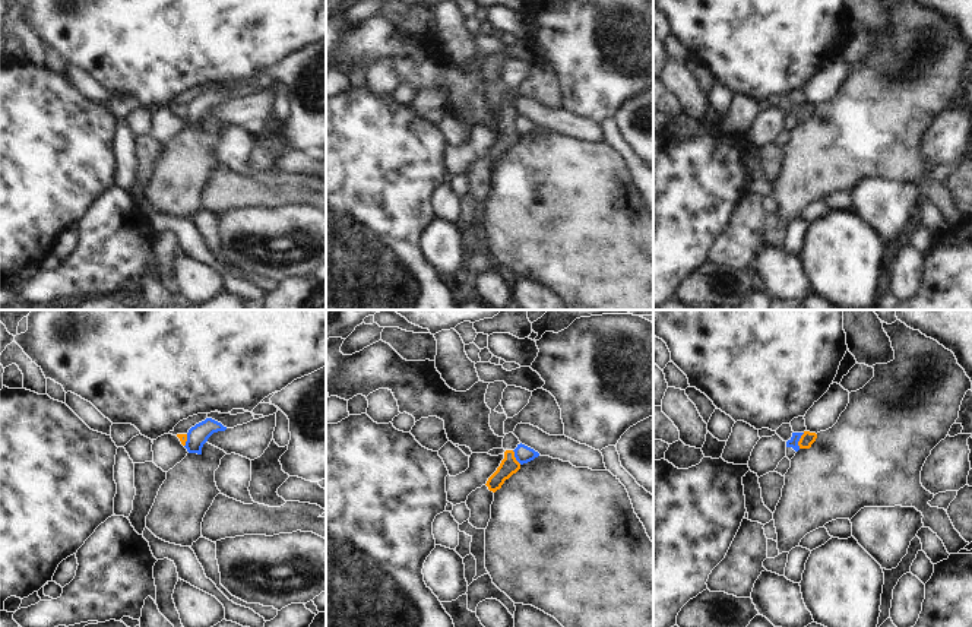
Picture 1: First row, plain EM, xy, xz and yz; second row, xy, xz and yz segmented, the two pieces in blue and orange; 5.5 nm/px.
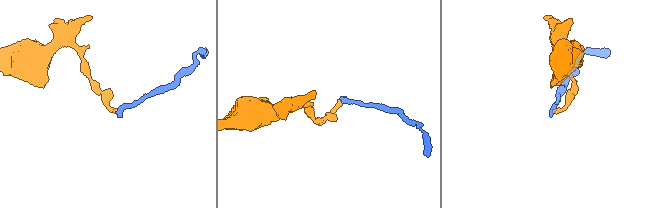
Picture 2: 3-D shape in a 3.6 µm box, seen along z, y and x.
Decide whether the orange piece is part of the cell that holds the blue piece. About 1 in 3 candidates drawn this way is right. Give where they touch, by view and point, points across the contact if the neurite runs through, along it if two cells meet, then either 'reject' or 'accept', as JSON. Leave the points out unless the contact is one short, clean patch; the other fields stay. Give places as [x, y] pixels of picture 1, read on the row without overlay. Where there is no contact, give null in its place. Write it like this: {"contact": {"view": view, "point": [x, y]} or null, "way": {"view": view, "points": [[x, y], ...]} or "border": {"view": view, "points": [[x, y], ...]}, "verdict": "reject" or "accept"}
{"contact": {"view": "yz", "point": [798, 113]}, "border": {"view": "yz", "points": [[804, 105], [798, 120]]}, "verdict": "reject"}

